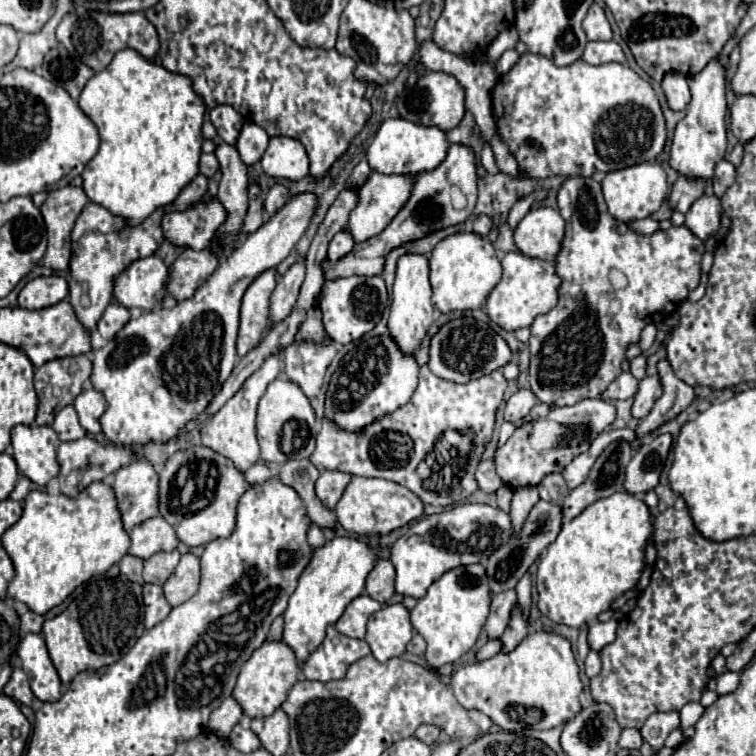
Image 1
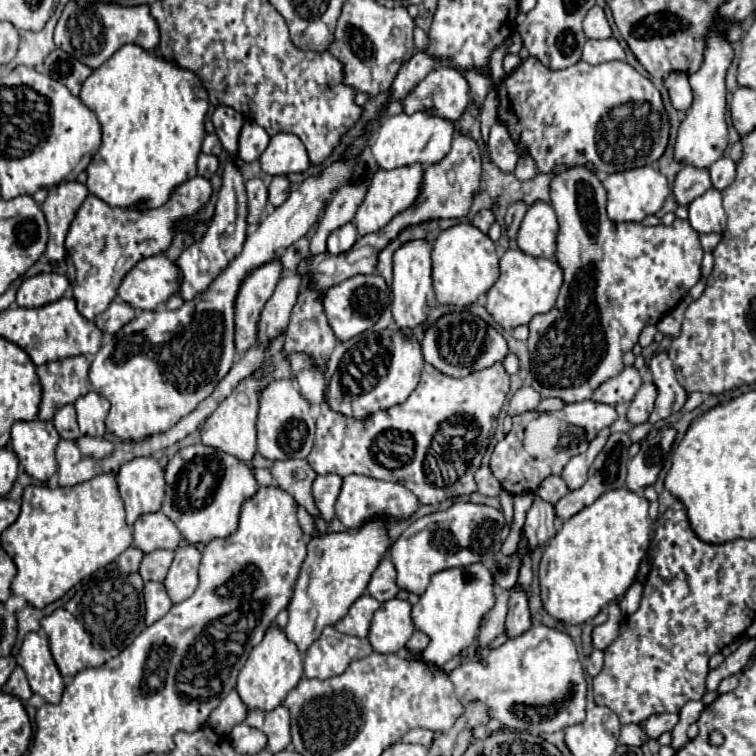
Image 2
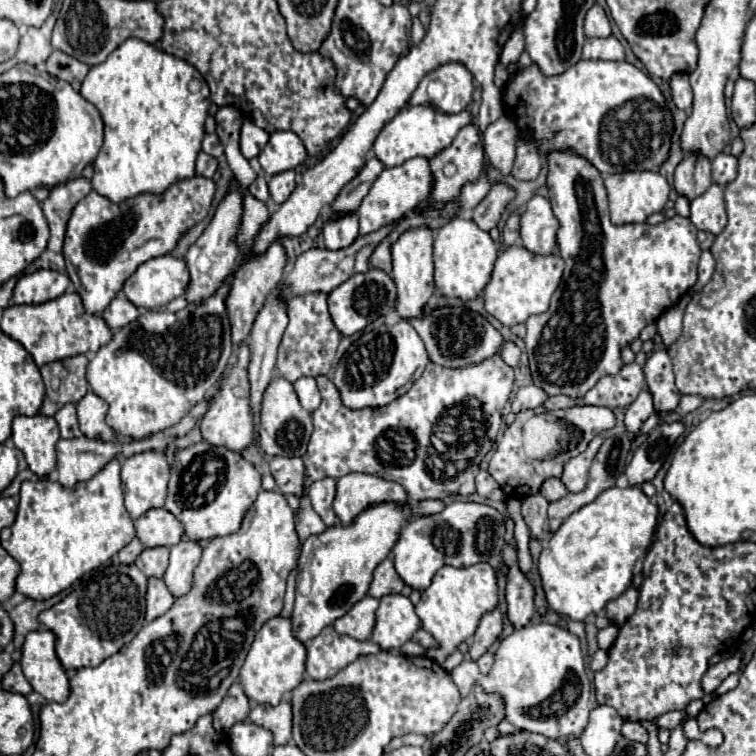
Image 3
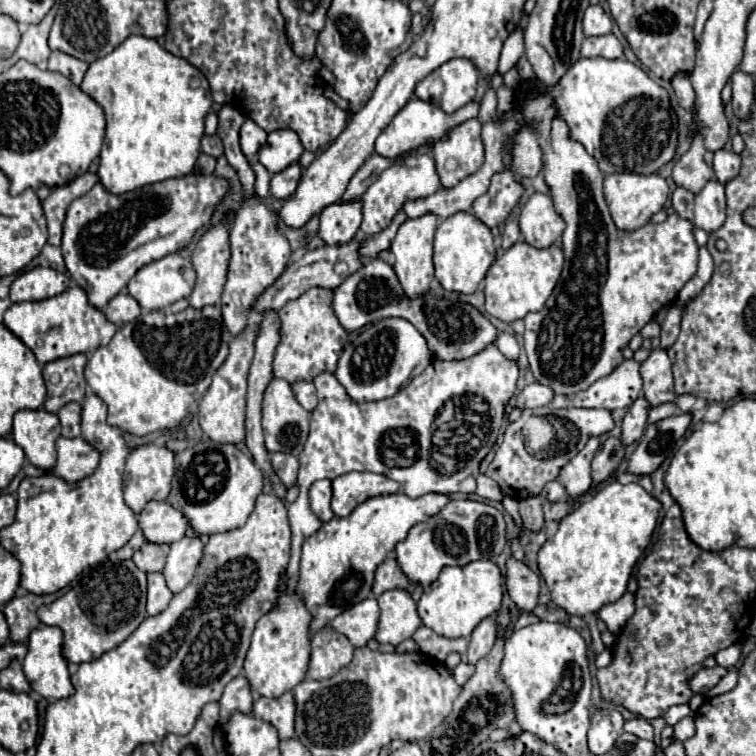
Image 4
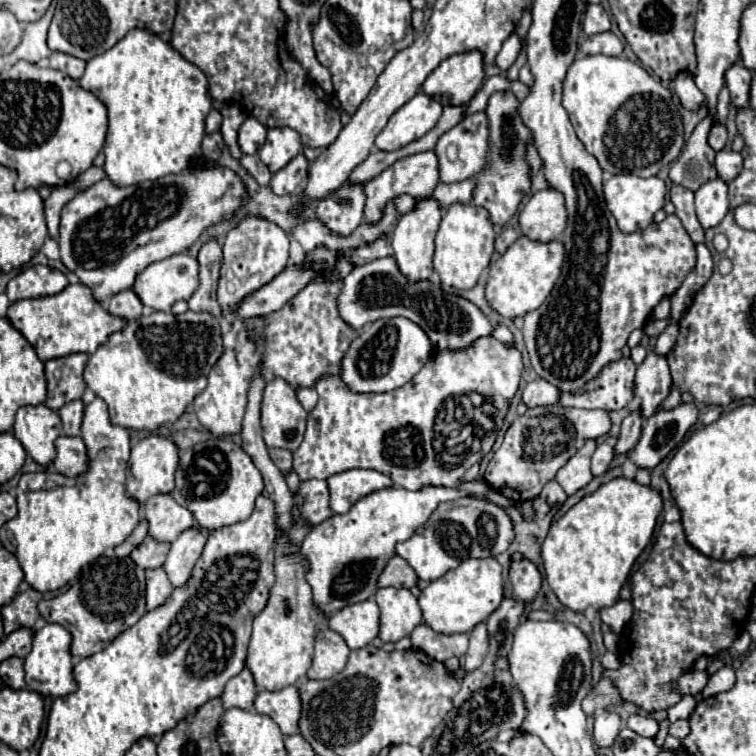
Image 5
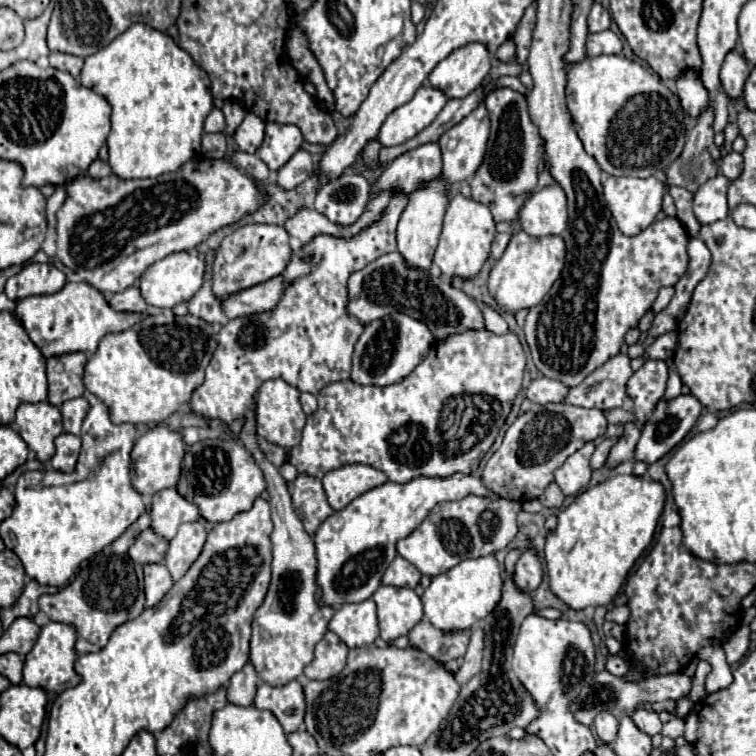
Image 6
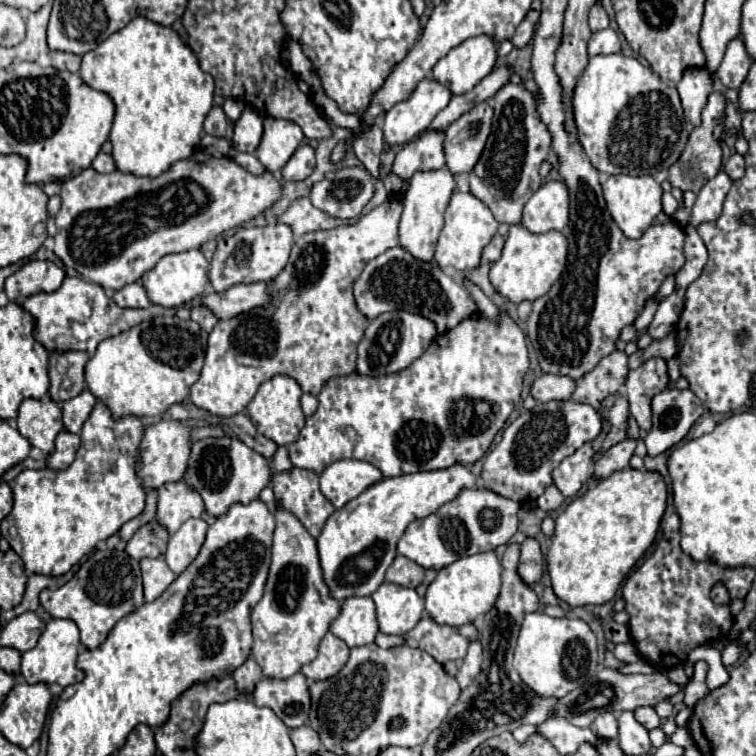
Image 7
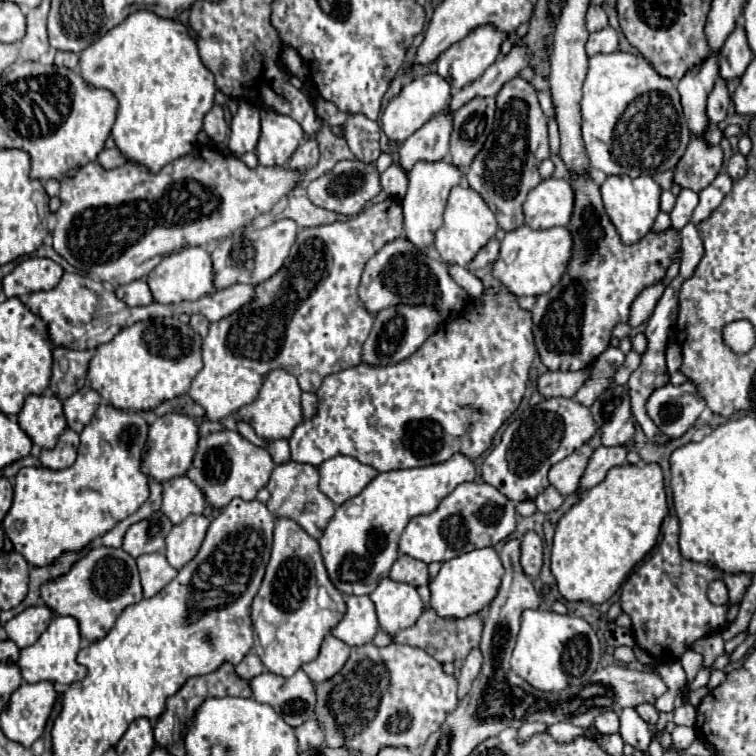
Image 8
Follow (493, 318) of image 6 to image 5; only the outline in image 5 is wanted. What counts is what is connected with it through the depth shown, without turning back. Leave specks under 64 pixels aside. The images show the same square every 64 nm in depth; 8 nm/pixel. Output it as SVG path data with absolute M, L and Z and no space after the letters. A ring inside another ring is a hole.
M498 324L498 326L494 328L492 336L494 336L498 342L502 342L504 346L514 348L514 336L512 336L512 332L510 332L510 330L508 330L504 324Z

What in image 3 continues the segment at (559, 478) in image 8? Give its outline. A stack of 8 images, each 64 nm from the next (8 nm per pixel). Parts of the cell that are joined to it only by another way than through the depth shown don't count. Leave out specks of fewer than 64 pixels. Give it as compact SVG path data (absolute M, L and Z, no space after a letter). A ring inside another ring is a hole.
M598 434L598 436L588 444L588 448L586 448L582 454L578 454L576 458L570 458L570 460L566 462L560 480L566 484L566 488L568 488L570 492L580 492L580 490L586 486L588 468L590 468L592 460L594 460L598 448L602 446L602 442L604 442L604 436Z

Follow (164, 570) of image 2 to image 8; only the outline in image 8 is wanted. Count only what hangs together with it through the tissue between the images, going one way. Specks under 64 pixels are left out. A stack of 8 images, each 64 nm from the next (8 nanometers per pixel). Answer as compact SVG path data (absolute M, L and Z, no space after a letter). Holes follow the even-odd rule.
M156 512L150 520L142 520L138 524L132 524L124 536L122 548L132 556L138 558L142 554L154 554L154 552L164 552L166 548L166 536L170 532L172 524Z

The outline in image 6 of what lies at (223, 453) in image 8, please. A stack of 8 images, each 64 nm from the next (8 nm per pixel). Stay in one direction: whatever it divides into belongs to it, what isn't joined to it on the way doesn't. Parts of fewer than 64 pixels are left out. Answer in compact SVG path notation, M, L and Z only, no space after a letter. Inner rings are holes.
M232 438L204 440L194 446L188 446L182 462L180 480L176 486L178 494L184 500L196 504L200 516L212 524L228 522L236 514L248 512L254 500L264 492L264 488L266 482L262 470L256 466L250 452L246 452L246 448Z

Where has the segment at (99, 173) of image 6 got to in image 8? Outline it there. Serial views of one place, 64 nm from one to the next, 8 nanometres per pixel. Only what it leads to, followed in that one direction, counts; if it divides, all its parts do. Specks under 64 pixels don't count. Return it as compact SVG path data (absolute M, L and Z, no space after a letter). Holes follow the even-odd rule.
M112 148L112 150L102 150L102 152L98 154L98 164L100 164L102 168L106 168L106 170L112 170L112 168L122 166L124 160L122 160L118 148Z

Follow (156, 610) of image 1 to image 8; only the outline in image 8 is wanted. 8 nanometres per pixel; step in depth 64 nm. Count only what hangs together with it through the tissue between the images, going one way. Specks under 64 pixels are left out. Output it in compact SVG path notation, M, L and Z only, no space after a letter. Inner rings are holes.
M160 552L140 556L138 558L138 570L140 570L140 578L142 578L144 598L156 596L178 574L174 568L170 568L166 556Z

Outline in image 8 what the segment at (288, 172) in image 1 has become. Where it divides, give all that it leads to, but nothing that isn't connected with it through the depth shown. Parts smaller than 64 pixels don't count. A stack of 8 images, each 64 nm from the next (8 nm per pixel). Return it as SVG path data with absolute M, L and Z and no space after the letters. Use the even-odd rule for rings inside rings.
M262 110L262 134L256 146L256 156L262 166L286 166L304 132L290 116Z

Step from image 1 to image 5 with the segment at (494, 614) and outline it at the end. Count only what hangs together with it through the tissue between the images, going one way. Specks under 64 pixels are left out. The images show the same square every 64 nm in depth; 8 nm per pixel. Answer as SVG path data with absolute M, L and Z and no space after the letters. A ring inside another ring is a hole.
M482 622L470 632L470 648L464 658L464 668L468 672L472 672L474 668L478 668L478 664L482 664L482 660L488 652L488 644L490 644L490 634L488 634L486 624Z

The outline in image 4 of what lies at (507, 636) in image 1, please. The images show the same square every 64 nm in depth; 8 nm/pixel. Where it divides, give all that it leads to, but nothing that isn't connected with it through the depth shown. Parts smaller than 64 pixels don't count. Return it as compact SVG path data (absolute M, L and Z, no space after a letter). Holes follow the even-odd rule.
M508 558L506 562L506 590L510 600L516 604L518 612L528 614L534 610L538 604L538 576L526 566L522 561L516 558Z

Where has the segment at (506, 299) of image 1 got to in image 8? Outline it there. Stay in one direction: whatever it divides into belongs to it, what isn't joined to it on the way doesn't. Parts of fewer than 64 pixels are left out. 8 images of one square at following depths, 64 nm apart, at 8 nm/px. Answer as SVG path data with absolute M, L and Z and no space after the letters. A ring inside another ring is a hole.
M524 224L512 232L506 232L506 238L500 246L500 256L492 266L492 276L518 298L548 294L566 270L566 264L570 260L570 248L572 240L566 228L548 228L538 232Z

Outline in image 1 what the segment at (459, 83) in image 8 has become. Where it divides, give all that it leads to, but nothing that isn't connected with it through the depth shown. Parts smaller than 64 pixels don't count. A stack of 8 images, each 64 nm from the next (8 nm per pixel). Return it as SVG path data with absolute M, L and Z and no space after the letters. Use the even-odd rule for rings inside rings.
M428 72L426 76L414 80L412 84L408 84L402 94L398 94L396 98L396 112L398 118L410 120L414 124L422 124L422 126L438 126L444 132L450 132L452 128L456 128L460 124L460 120L464 118L464 90L462 86L456 82L454 76L442 74L442 72Z

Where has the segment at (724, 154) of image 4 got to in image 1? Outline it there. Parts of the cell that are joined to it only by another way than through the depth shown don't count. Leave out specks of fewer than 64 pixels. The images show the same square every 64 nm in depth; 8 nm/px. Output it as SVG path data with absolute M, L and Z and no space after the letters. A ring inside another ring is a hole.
M722 160L716 168L716 178L714 178L714 196L722 198L724 192L730 188L730 184L734 184L734 174L736 174L736 168L728 162L728 160Z

